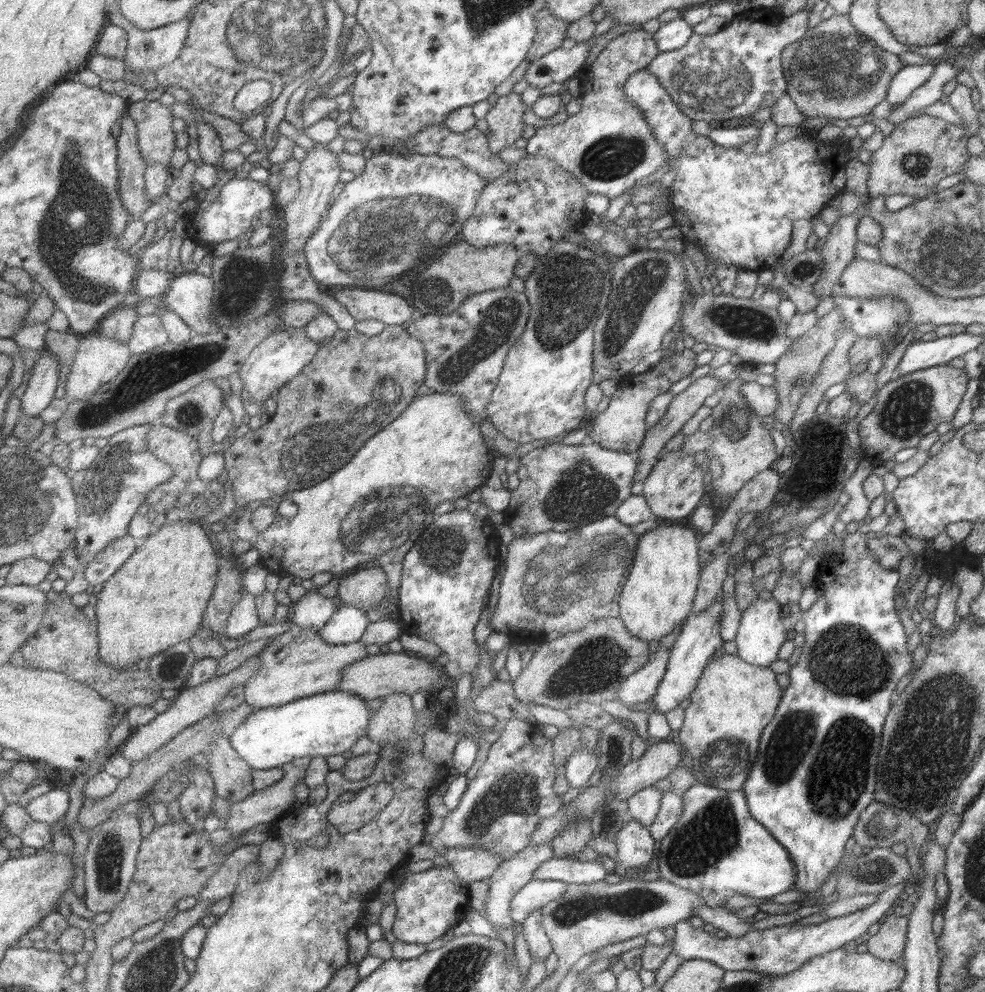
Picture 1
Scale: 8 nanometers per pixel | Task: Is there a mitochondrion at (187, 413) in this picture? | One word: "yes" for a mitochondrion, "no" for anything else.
yes

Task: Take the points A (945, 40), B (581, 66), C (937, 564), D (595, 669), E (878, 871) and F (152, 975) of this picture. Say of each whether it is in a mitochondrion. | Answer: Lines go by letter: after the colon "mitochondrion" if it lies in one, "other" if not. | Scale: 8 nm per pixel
A: other
B: other
C: other
D: mitochondrion
E: mitochondrion
F: mitochondrion

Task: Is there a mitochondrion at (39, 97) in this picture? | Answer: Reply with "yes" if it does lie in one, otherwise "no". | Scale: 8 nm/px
no

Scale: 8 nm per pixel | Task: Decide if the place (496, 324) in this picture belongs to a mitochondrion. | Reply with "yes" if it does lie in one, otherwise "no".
yes

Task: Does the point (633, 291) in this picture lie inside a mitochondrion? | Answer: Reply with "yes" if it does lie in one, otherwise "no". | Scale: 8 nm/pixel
yes

